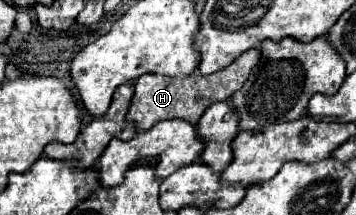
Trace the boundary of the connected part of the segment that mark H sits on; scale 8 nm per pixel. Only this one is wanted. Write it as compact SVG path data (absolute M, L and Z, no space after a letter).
M252 47L244 51L236 61L232 61L230 67L220 69L218 73L212 73L208 77L198 73L186 77L162 77L156 73L146 73L134 85L134 97L128 109L128 119L134 121L138 129L150 129L158 121L176 119L176 117L190 119L190 123L196 123L212 103L228 99L238 89L242 89L250 71L258 65L258 61L260 61L260 49Z

